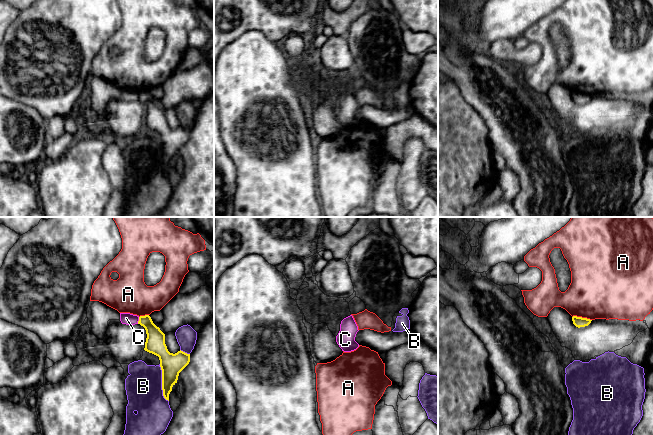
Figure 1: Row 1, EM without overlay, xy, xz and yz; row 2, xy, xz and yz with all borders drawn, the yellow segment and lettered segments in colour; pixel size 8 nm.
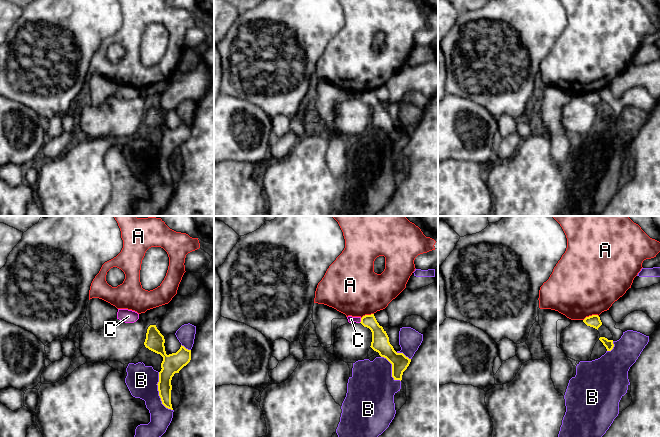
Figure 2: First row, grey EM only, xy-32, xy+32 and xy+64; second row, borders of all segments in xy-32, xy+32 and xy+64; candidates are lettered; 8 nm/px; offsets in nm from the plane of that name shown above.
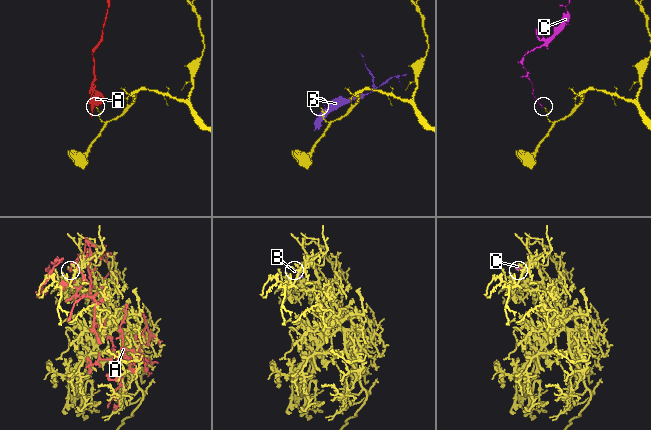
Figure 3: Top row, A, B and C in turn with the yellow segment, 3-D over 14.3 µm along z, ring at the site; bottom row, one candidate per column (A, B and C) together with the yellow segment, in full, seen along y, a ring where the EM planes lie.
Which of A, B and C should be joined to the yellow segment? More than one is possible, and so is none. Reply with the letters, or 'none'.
none

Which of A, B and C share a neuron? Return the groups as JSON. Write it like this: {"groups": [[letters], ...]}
{"groups": [["A"], ["B"], ["C"]]}

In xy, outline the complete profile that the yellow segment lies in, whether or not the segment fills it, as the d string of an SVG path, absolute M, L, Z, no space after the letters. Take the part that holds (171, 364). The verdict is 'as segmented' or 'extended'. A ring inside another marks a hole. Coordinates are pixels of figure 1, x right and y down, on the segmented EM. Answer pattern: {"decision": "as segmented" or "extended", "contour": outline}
{"decision": "as segmented", "contour": "M149 315L140 316L138 324L145 328L147 334L144 350L159 357L163 396L169 401L169 394L177 383L179 373L190 362L190 354L181 350L175 354L170 353L165 344L165 334L153 323Z"}

